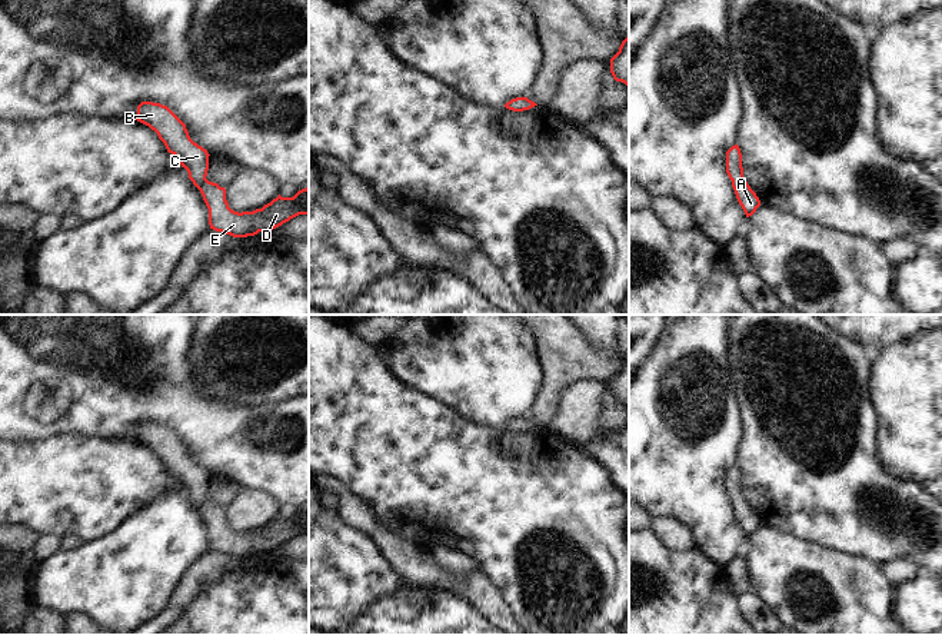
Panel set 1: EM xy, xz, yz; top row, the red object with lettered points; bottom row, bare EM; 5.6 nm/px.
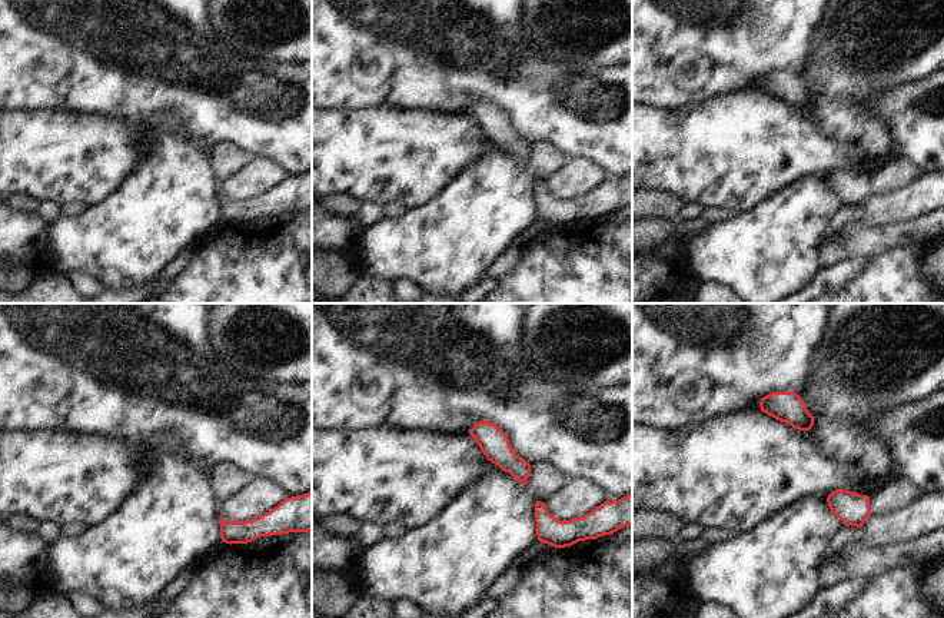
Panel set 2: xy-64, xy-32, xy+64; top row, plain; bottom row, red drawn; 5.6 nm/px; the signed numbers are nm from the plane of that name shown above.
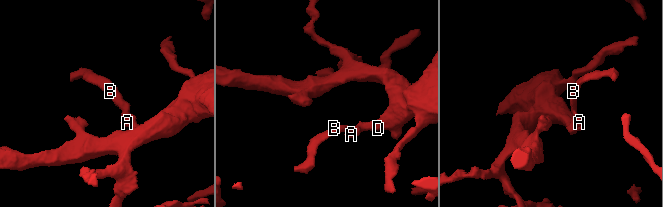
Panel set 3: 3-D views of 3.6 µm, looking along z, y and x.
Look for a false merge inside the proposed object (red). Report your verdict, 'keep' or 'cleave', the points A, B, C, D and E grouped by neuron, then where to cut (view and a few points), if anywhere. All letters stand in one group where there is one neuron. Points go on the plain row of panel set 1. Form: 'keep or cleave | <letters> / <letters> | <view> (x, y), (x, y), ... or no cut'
keep | A B C D E | no cut

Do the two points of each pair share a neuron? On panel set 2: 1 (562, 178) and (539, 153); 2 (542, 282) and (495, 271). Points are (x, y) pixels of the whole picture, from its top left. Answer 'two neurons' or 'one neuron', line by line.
1: two neurons
2: two neurons

